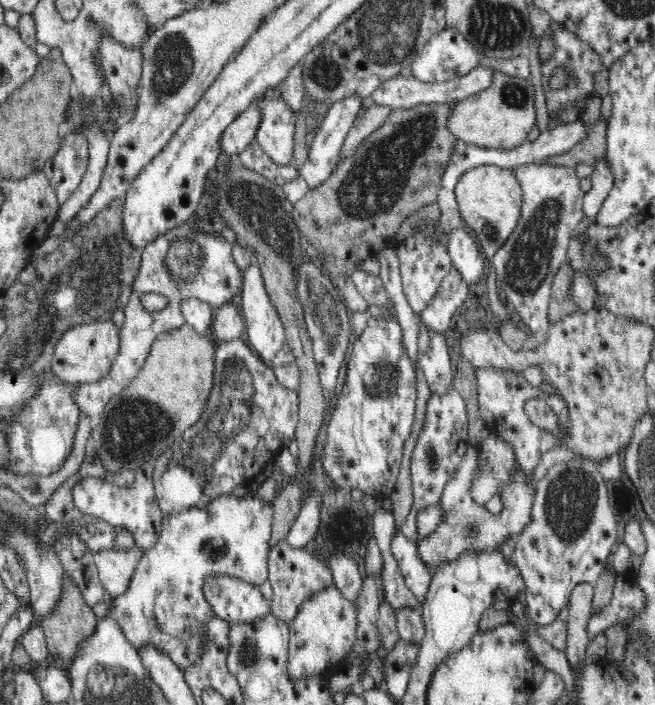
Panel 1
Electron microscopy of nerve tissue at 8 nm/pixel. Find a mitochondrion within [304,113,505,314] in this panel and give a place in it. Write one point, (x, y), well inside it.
(490, 232)

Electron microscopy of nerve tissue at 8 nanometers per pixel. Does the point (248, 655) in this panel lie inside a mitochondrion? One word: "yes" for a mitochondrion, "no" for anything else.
yes

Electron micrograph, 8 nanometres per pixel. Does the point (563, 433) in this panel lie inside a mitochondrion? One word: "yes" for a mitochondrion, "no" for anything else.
no

